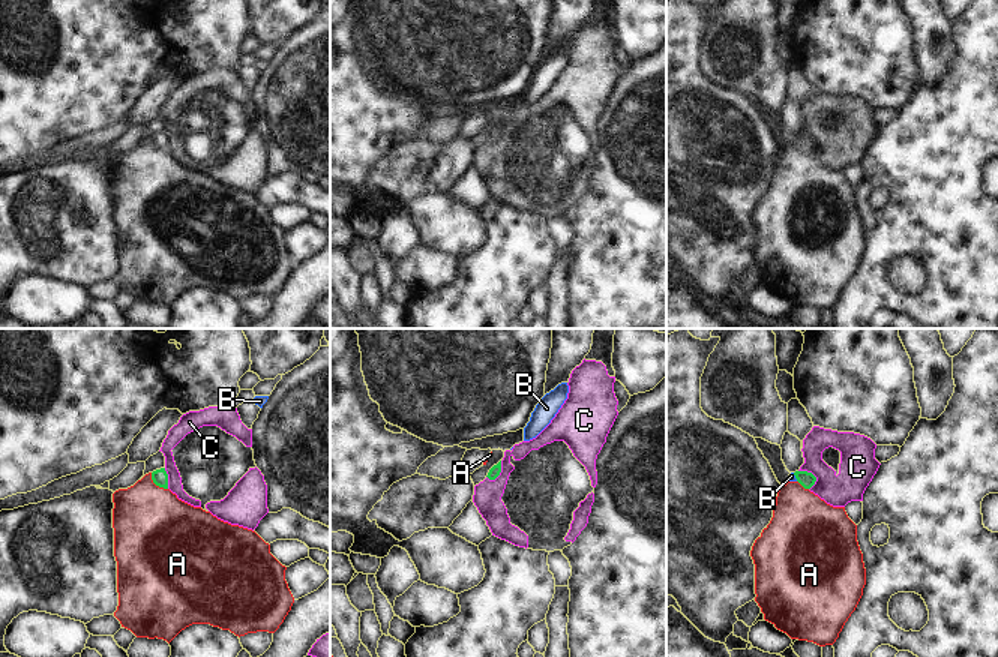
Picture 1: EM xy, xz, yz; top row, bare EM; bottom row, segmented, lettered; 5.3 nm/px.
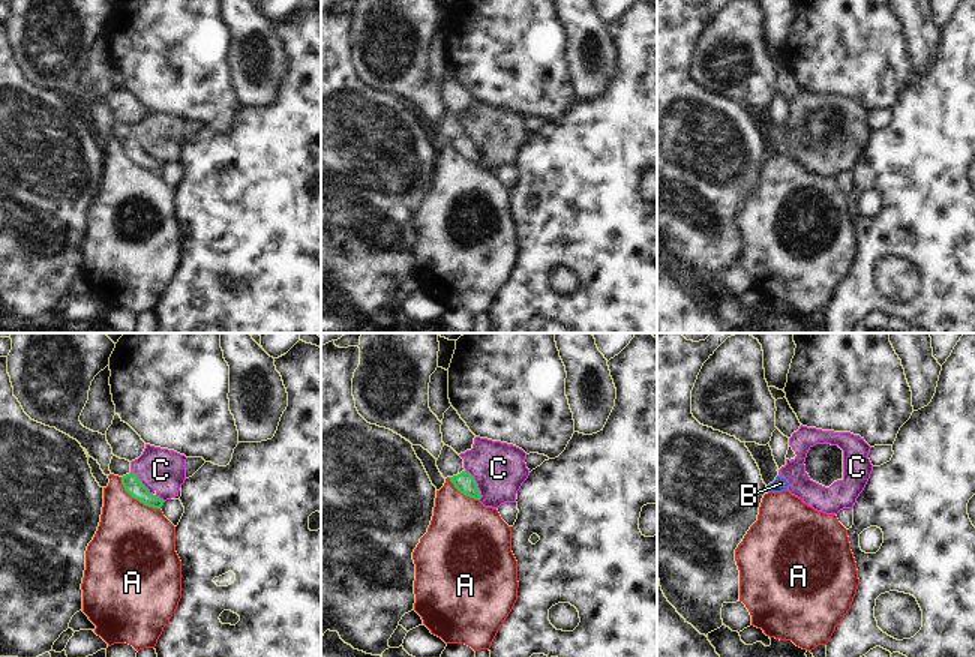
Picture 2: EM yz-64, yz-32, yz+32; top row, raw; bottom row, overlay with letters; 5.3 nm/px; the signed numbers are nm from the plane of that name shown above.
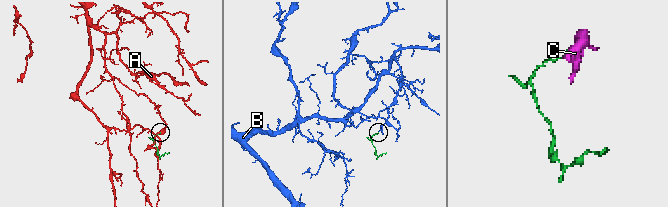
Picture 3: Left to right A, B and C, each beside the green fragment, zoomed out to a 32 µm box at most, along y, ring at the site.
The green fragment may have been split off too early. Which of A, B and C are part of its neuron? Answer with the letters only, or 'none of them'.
B

